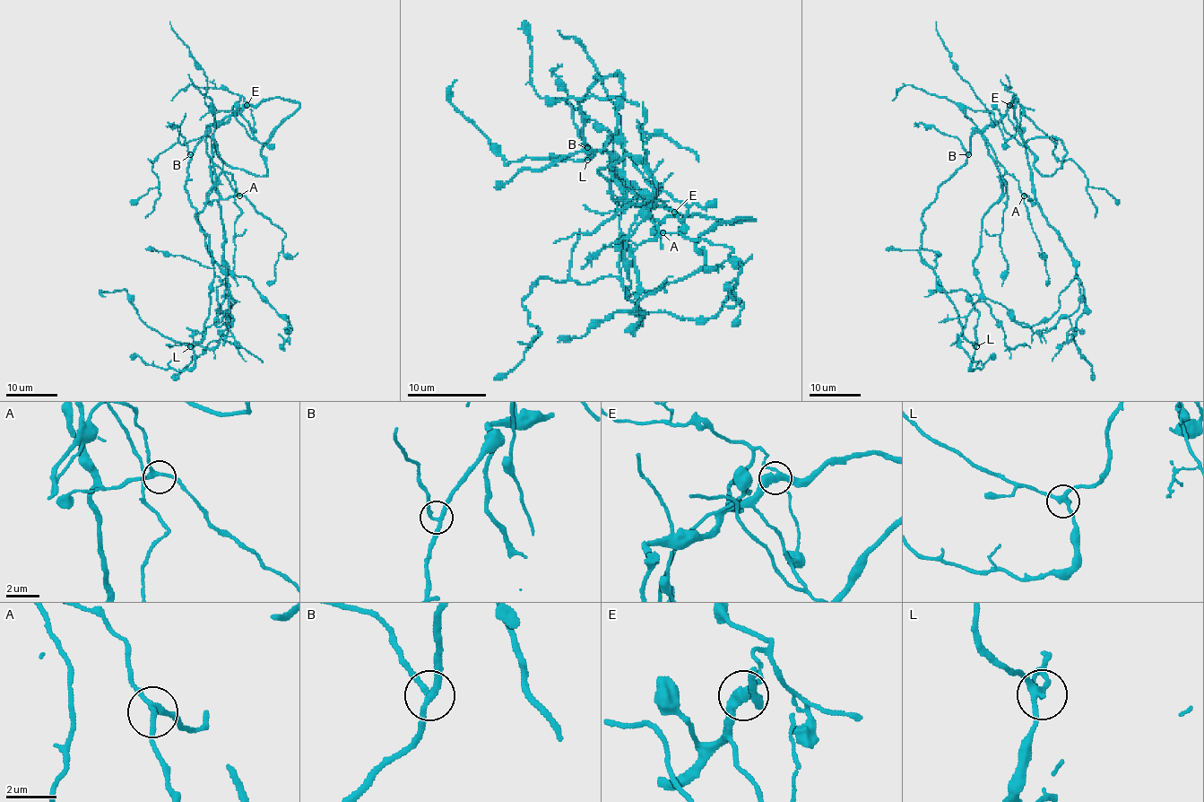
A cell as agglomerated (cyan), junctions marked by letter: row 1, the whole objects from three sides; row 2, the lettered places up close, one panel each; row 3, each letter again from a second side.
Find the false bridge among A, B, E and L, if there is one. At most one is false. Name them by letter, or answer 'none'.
none

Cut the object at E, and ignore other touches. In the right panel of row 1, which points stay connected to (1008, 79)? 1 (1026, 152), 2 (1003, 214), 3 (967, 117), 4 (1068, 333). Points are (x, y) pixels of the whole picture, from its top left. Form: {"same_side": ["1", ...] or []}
{"same_side": ["1", "3", "4"]}

